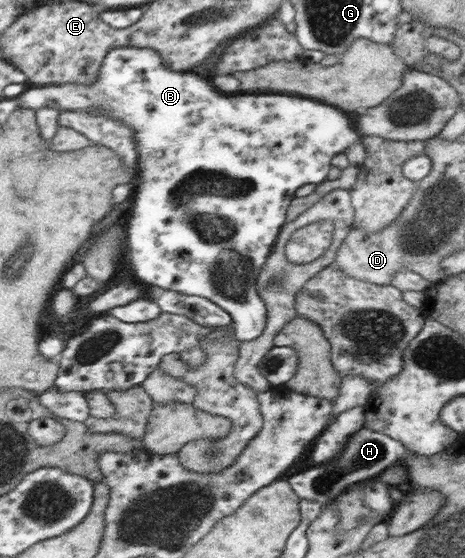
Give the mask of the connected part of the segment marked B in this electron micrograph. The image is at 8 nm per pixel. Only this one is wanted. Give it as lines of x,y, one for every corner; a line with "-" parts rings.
139,47
113,49
103,65
99,79
95,83
75,82
38,86
29,88
17,99
24,108
34,109
35,111
51,106
62,110
83,110
84,112
91,112
95,116
111,116
116,120
123,120
136,129
138,150
140,151
138,165
140,184
134,190
135,202
128,225
127,247
129,250
126,251
131,259
136,281
177,291
187,296
207,298
211,302
217,303
234,316
235,328
238,331
237,338
243,343
258,340
266,333
270,309
267,308
267,302
259,294
258,283
263,275
263,267
266,267
269,263
274,246
277,245
283,228
289,222
288,215
294,200
297,198
299,189
303,185
309,185
309,183
321,184
322,181
325,181
325,177
329,173
329,167
331,167
331,159
334,159
338,153
345,153
346,149
354,141
357,141
357,131
351,127
351,121
347,119
347,115
341,113
339,109
331,107
331,105
323,105
323,103
303,99
303,97
289,97
289,95
237,95
237,97
229,97
229,95
219,93
209,83
209,79
205,79
203,75
173,71
169,65
166,65
162,55
157,50
141,49

